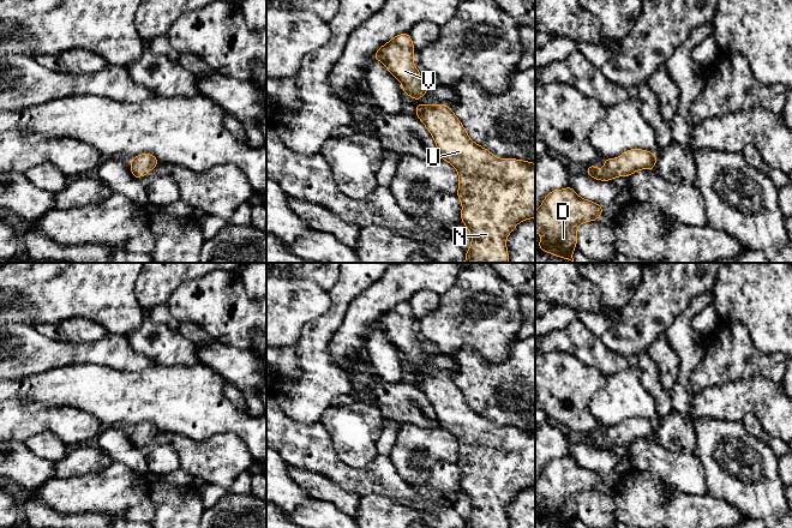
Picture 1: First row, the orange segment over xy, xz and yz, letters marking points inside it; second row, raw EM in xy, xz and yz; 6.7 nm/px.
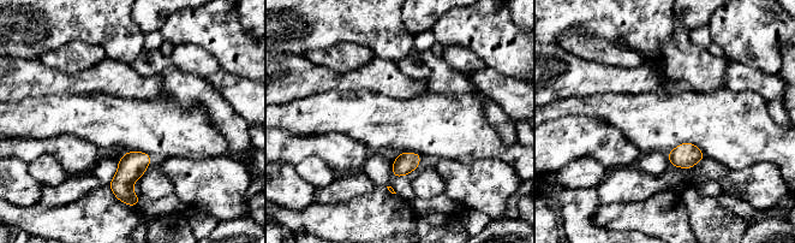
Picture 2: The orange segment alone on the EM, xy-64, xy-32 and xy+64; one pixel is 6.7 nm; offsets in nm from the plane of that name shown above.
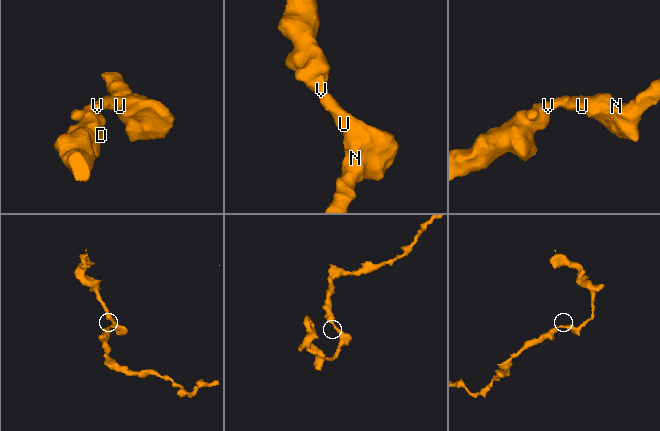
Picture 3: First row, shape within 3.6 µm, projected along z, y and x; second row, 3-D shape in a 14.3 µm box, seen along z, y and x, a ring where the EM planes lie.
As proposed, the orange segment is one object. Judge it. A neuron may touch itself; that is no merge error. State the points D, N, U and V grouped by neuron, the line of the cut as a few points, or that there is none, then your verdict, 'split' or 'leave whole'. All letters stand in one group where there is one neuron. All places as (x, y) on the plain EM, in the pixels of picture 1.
groups D N U V; cut none; leave whole

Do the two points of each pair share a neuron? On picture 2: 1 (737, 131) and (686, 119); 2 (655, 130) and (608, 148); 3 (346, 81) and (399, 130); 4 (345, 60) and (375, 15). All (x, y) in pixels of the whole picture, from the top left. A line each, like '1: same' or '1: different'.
1: same
2: different
3: different
4: different

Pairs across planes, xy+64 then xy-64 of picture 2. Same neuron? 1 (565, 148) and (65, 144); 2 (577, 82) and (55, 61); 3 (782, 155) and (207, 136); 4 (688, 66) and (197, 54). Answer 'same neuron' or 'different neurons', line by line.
1: same neuron
2: different neurons
3: same neuron
4: different neurons

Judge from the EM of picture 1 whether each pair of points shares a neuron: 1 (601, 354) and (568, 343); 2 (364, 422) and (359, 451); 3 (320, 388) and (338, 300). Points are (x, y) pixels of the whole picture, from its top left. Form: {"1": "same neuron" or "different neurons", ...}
{"1": "same neuron", "2": "same neuron", "3": "same neuron"}

